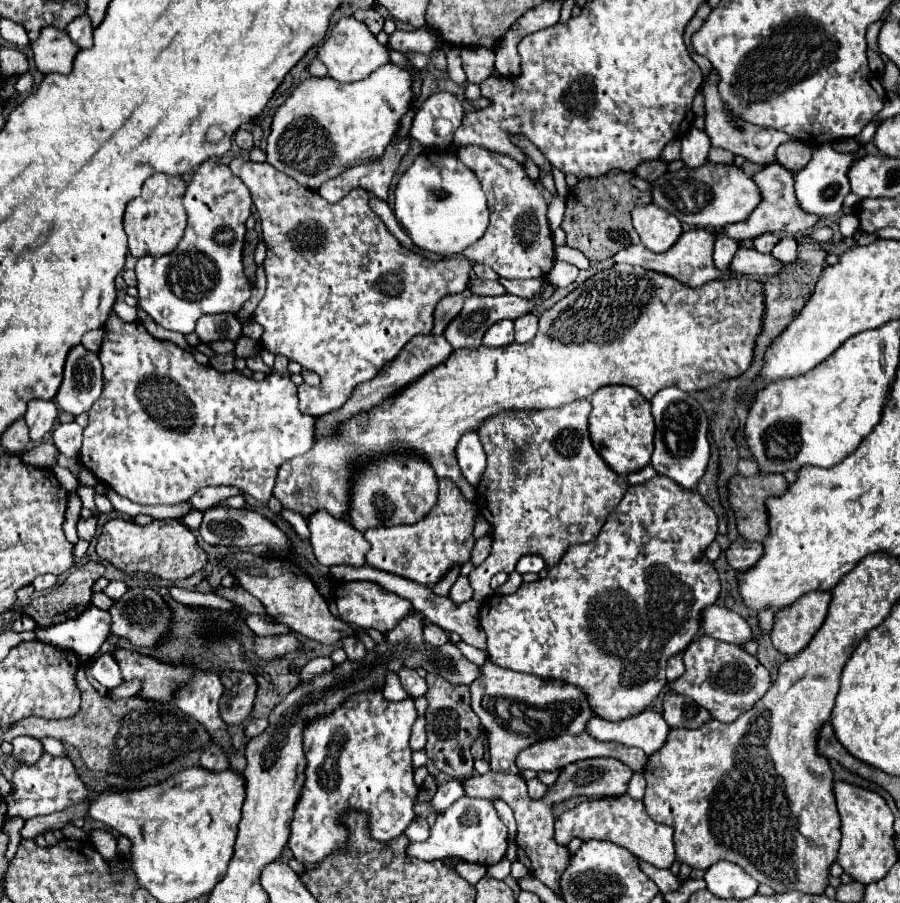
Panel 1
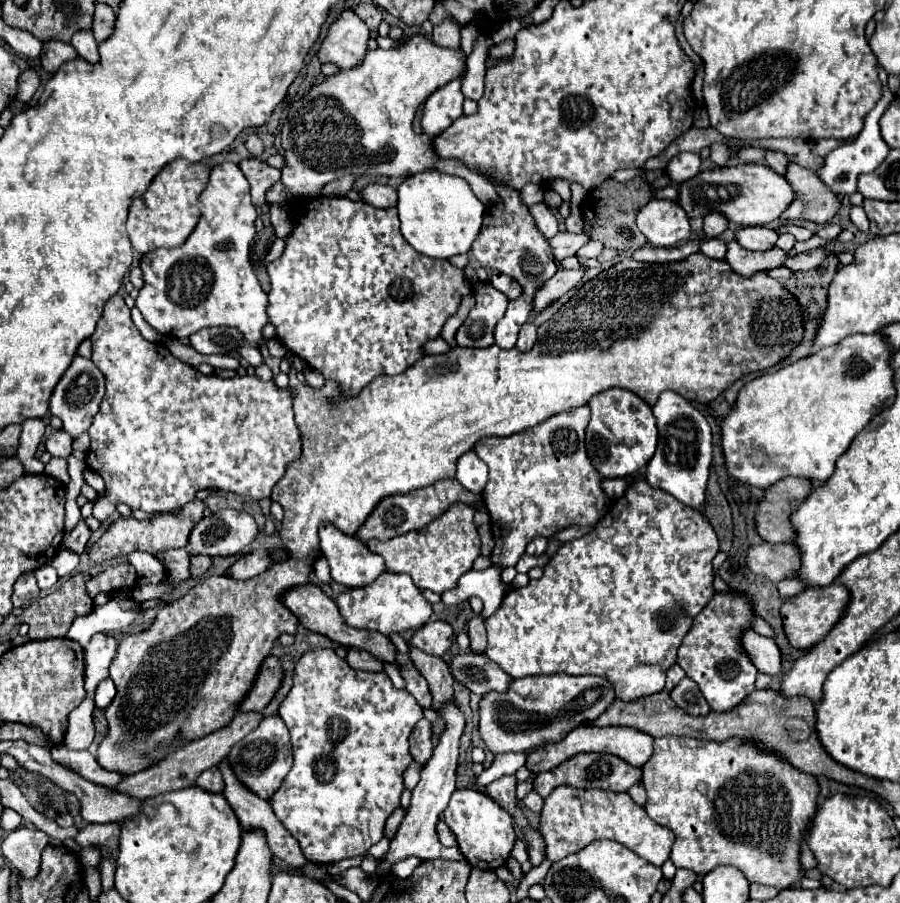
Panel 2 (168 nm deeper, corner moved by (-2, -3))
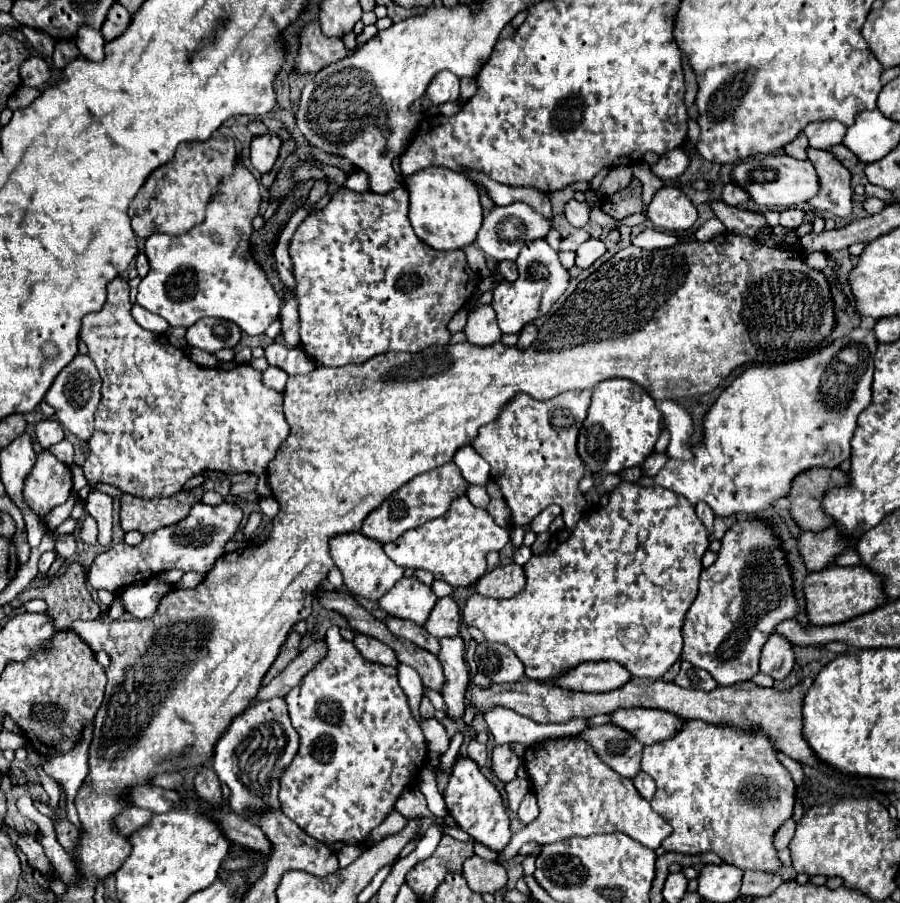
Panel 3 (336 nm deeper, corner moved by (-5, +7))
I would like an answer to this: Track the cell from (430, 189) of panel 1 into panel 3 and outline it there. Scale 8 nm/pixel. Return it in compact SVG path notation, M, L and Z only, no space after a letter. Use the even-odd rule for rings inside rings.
M425 168L405 180L411 196L409 220L415 234L435 250L463 250L473 244L481 228L483 210L479 204L479 192L473 182L463 174L449 168Z

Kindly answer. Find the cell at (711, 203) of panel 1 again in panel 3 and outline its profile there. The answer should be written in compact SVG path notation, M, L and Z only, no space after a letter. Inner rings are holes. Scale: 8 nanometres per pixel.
M775 154L765 158L749 158L733 168L731 176L741 188L745 188L751 200L759 208L789 208L809 202L819 192L819 176L809 160L797 160L787 154Z

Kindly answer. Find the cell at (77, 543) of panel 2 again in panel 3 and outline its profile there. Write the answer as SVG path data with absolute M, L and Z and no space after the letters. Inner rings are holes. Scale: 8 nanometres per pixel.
M65 534L65 536L57 538L57 542L55 542L55 552L63 560L71 558L75 554L75 548L77 548L77 540L71 534Z

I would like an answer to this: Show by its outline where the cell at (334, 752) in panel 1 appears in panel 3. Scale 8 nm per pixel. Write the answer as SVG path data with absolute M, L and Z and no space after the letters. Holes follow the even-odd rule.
M337 626L327 630L325 642L329 648L327 656L285 696L293 728L301 736L301 746L281 776L279 802L281 812L315 840L327 846L361 844L393 810L401 792L415 780L417 762L425 766L427 744L397 682L397 668L365 660L349 640L341 638Z

